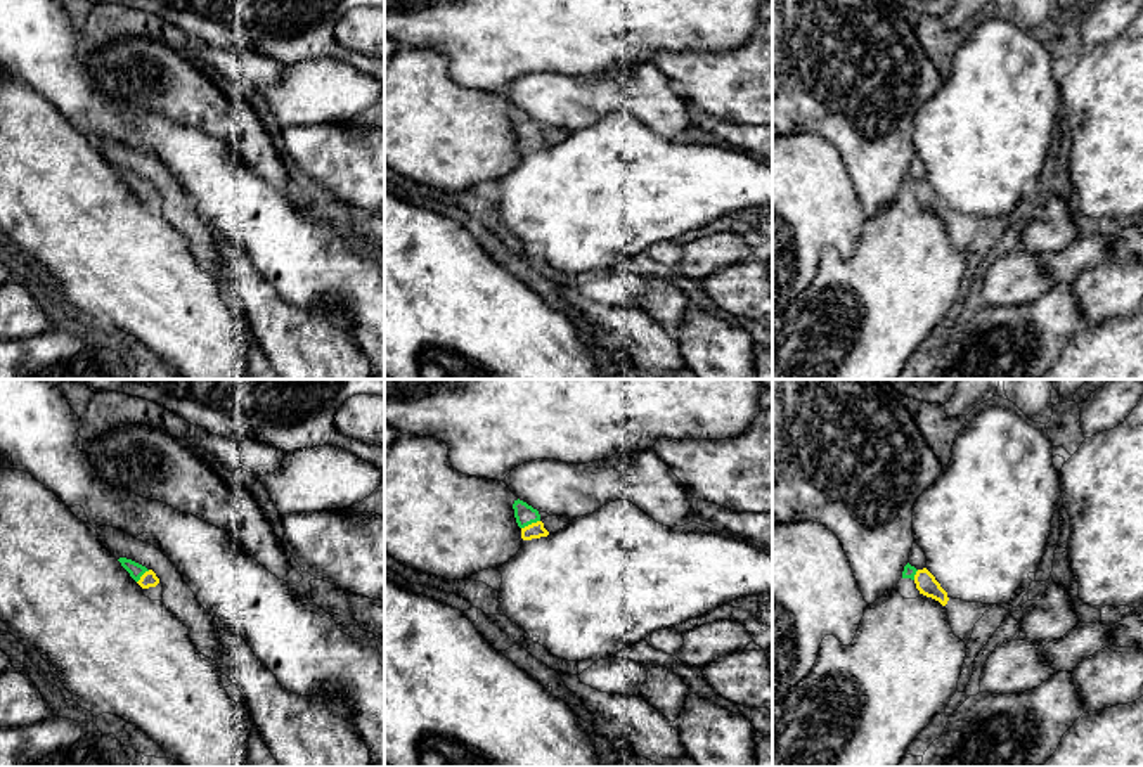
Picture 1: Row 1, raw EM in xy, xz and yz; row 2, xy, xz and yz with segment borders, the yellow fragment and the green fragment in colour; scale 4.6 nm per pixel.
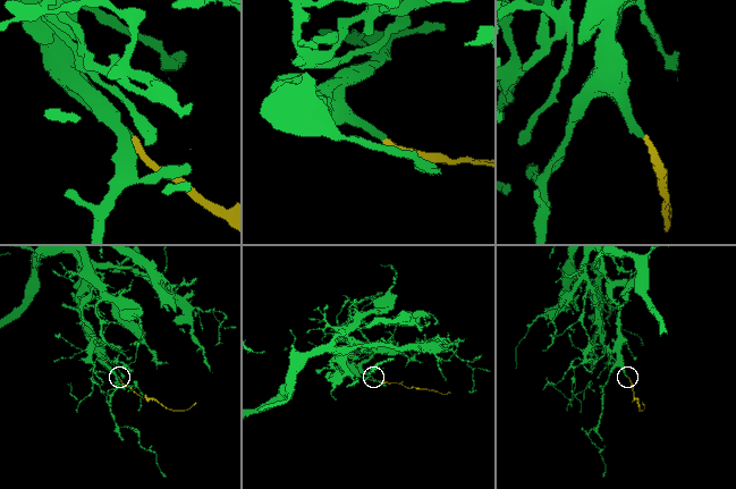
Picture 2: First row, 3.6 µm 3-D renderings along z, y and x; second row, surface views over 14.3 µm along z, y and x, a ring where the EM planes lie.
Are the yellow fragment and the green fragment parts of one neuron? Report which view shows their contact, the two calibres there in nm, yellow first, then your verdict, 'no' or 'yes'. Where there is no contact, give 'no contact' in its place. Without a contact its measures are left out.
meets yellow in xz; 80 nm thick on the yellow side, 100 nm on the other; yes

